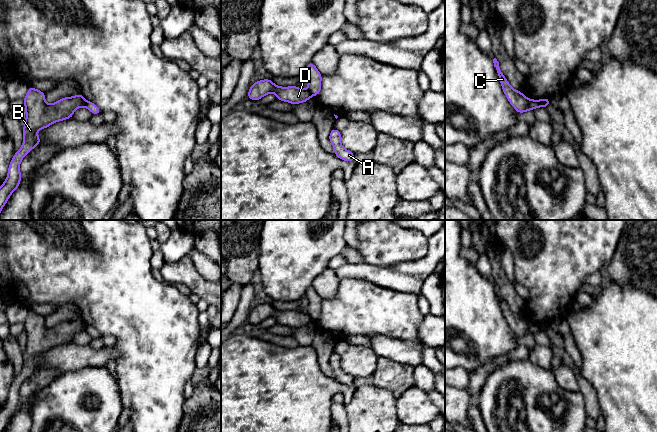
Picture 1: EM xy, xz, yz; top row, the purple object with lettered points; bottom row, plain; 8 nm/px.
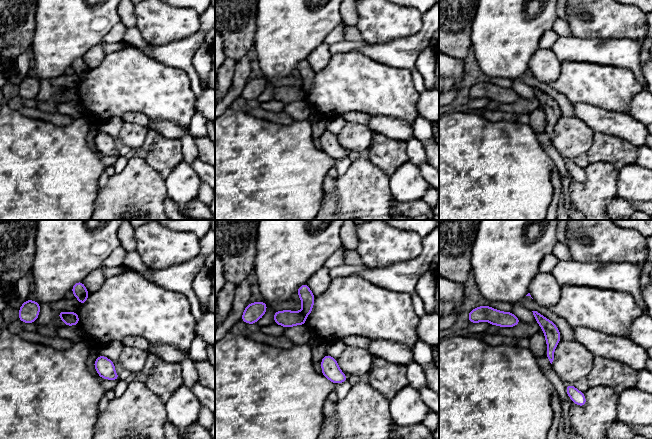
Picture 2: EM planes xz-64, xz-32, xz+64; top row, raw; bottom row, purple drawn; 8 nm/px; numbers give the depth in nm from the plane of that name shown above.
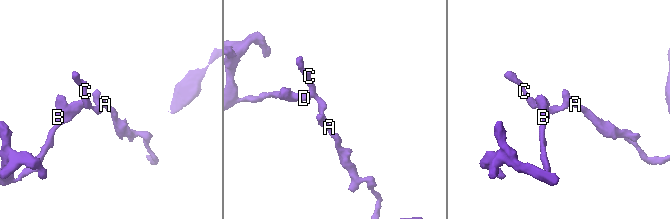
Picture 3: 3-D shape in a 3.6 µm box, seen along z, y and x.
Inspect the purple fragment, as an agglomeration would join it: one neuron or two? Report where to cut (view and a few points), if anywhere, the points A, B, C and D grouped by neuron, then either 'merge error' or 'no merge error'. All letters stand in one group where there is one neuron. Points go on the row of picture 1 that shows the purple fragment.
cut yz (538, 100), (541, 106); groups A C / B D; merge error

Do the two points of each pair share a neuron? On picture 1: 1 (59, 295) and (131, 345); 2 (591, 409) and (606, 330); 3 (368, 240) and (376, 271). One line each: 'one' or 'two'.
1: one
2: two
3: two

